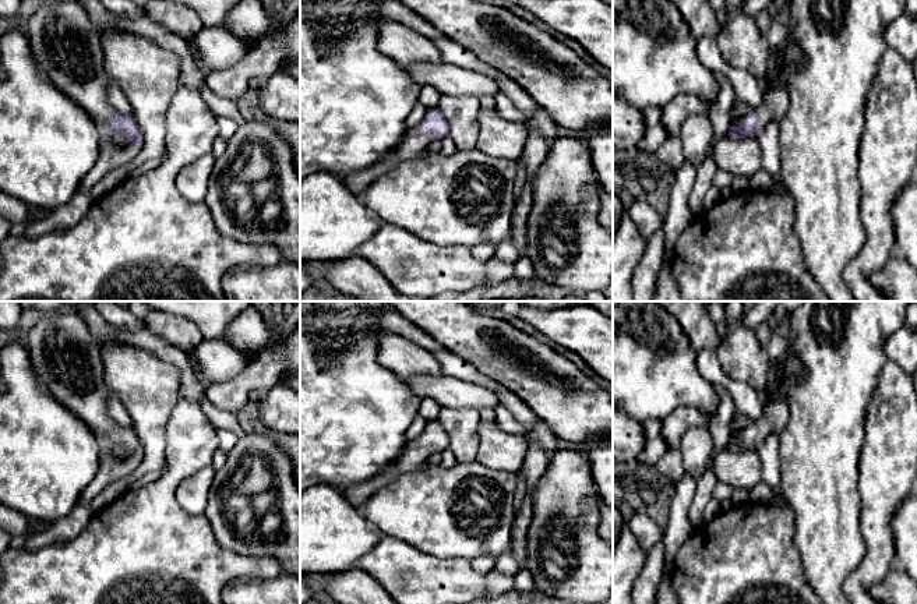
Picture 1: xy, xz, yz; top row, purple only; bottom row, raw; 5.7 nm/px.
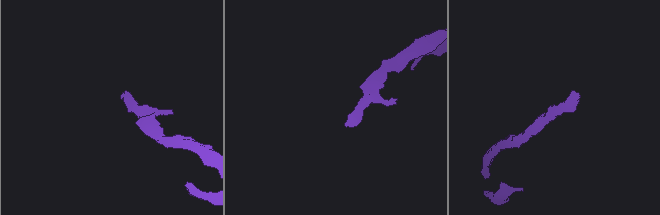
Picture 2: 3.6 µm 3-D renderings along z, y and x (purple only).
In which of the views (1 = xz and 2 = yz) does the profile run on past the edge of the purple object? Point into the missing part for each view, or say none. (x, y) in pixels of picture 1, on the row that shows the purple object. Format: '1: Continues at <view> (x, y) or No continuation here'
1: Continues at xz (413, 144)
2: Continues at yz (790, 56)

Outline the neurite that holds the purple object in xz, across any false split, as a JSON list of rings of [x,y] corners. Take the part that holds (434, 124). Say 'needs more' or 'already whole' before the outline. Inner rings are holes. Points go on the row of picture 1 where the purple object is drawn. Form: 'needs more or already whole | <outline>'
needs more | [[[440,107],[427,109],[424,120],[417,128],[408,128],[401,144],[388,152],[381,160],[370,167],[352,172],[342,177],[348,190],[360,197],[360,194],[378,177],[394,170],[401,163],[424,158],[428,155],[427,146],[431,139],[444,139],[448,137],[448,123]]]

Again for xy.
needs more | [[[42,1],[22,27],[40,77],[77,103],[107,134],[121,133],[141,146],[142,131],[133,113],[121,114],[107,100],[112,78],[103,64],[100,29],[75,1]]]

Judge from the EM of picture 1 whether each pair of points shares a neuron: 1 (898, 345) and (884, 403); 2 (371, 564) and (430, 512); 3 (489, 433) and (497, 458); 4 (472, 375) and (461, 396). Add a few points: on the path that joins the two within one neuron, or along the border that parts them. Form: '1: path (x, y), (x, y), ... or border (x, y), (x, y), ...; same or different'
1: border (888, 359), (902, 370); different
2: border (383, 534), (406, 541), (429, 554); different
3: path (491, 438), (497, 452); same
4: border (443, 373), (483, 385), (494, 392); different

